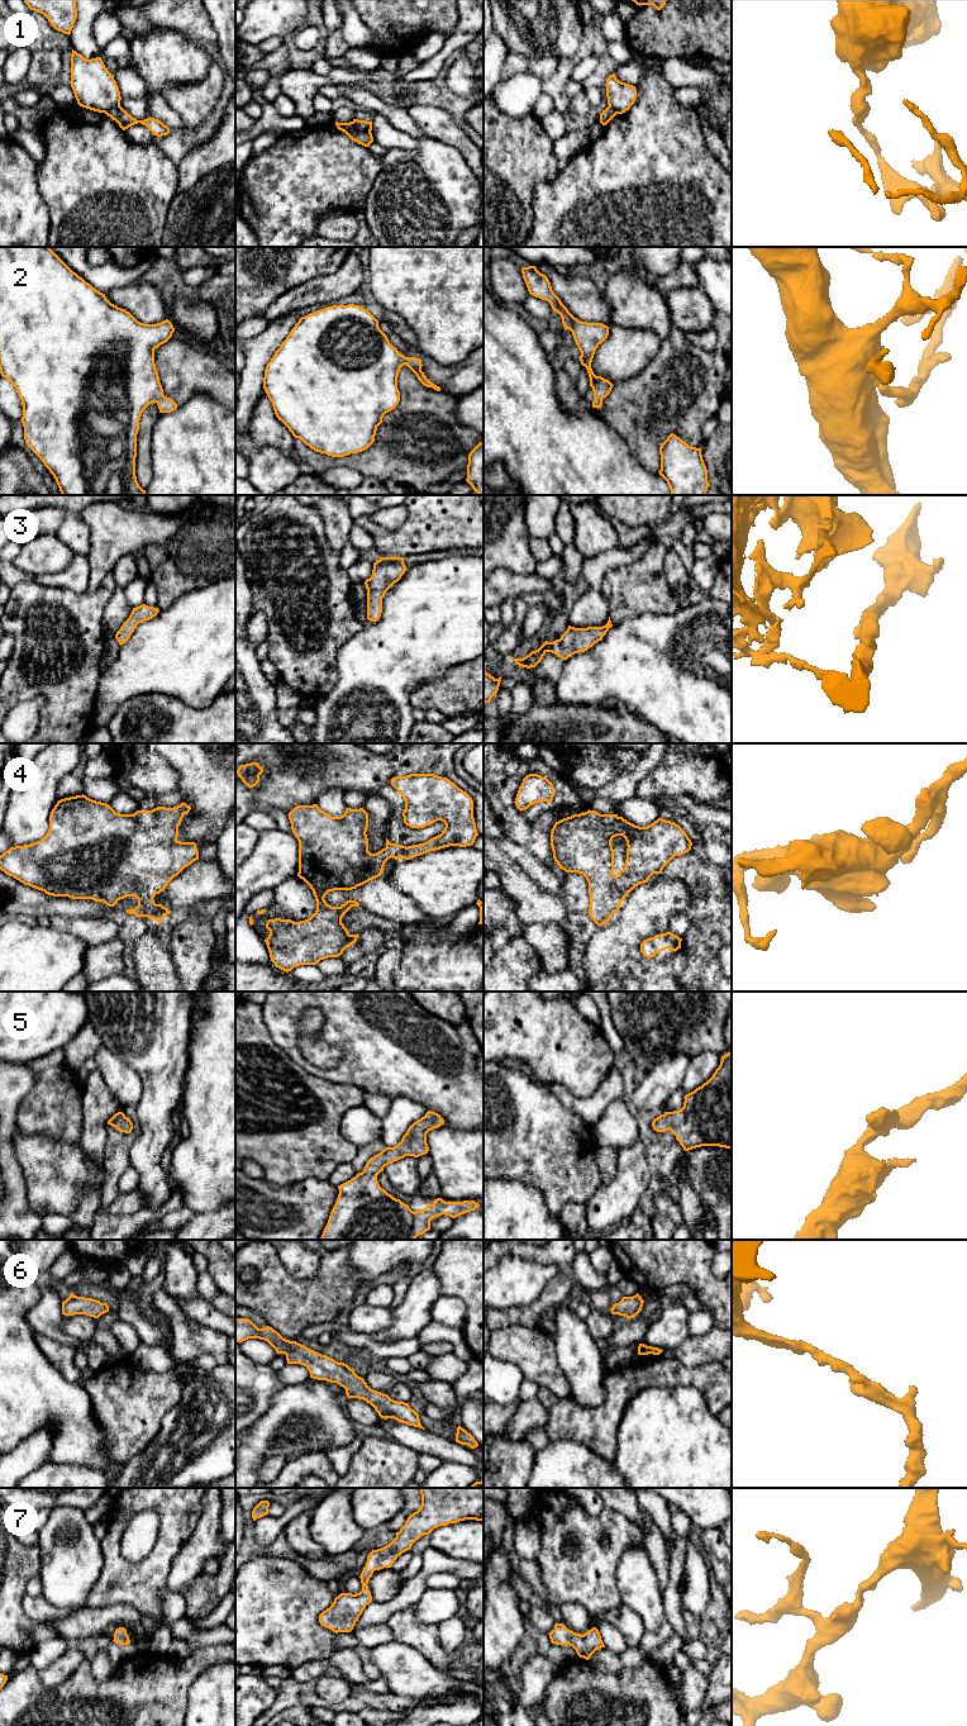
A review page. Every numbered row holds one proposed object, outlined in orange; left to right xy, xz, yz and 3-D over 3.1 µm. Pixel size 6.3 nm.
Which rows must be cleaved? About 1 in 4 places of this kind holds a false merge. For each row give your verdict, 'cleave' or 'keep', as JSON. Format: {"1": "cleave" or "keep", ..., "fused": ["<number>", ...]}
{"1": "cleave", "2": "keep", "3": "keep", "4": "keep", "5": "keep", "6": "keep", "7": "keep", "fused": ["1"]}

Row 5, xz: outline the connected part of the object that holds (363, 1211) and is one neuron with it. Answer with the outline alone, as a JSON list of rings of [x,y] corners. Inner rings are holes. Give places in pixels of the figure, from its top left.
[[[428,1111],[424,1117],[414,1122],[394,1147],[385,1147],[371,1157],[363,1171],[351,1180],[338,1185],[339,1194],[330,1212],[328,1223],[320,1240],[415,1240],[419,1235],[430,1230],[430,1221],[442,1214],[456,1218],[480,1207],[475,1200],[446,1202],[442,1198],[428,1203],[423,1211],[411,1211],[408,1204],[394,1198],[377,1181],[377,1175],[384,1168],[405,1156],[419,1157],[428,1154],[427,1133],[444,1124],[440,1114]]]

